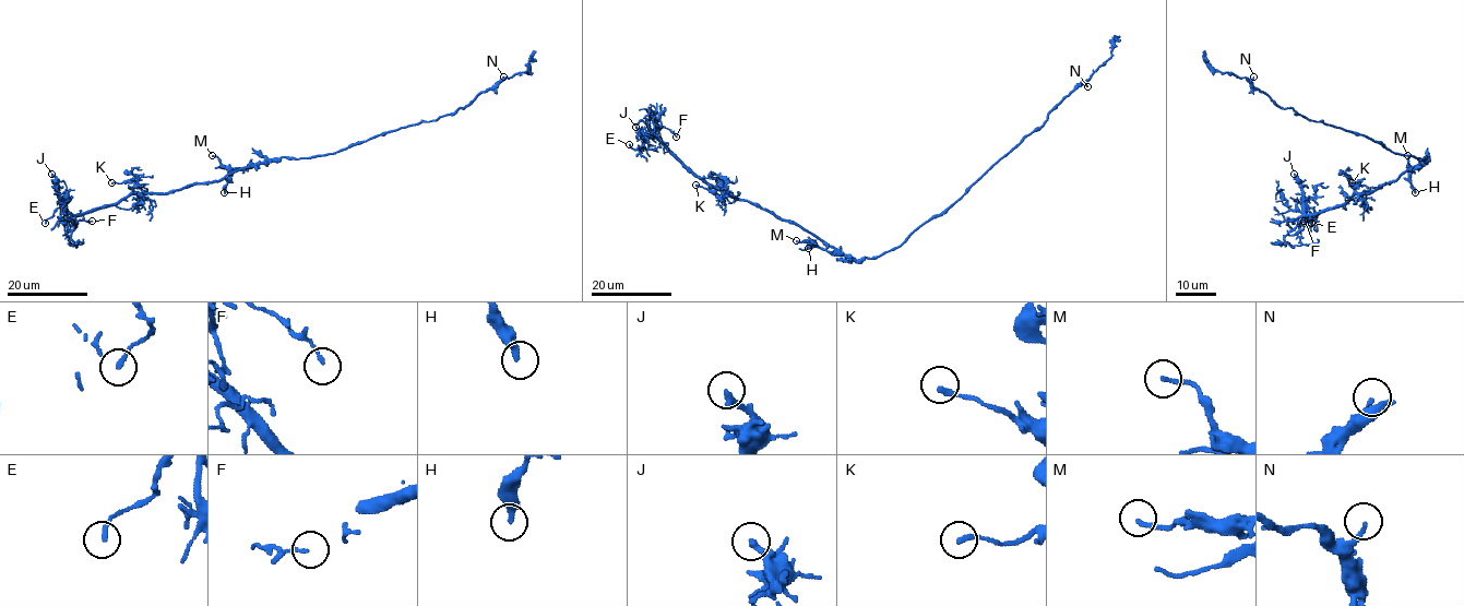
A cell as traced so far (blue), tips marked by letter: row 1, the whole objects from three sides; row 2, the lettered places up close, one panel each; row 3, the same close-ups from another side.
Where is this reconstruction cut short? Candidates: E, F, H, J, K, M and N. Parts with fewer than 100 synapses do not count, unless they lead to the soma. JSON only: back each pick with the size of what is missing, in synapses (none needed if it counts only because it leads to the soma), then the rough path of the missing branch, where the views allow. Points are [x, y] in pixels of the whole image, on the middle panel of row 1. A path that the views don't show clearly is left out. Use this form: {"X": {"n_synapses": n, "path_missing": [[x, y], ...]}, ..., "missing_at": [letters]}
{"missing_at": []}

